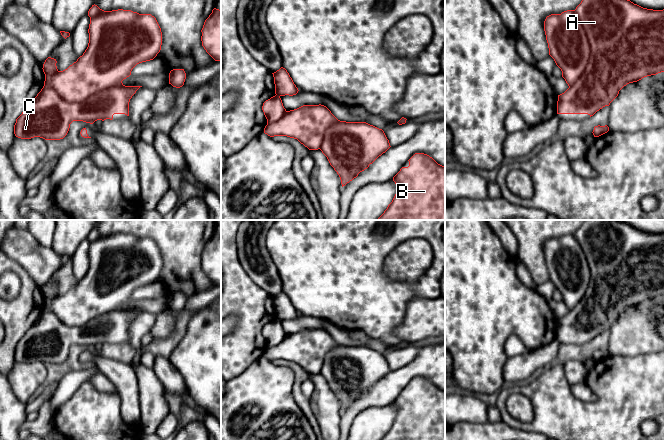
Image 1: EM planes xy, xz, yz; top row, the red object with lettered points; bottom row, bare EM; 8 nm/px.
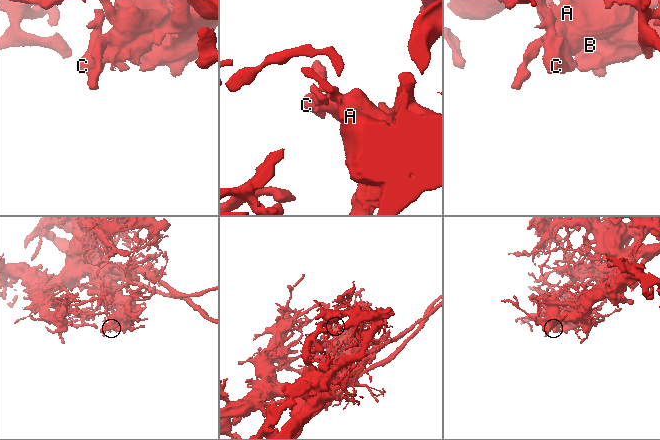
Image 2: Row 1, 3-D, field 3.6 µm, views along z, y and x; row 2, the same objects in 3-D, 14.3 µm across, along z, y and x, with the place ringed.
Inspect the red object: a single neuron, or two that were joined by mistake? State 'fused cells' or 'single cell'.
fused cells

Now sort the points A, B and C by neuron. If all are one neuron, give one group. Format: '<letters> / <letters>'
A C / B

